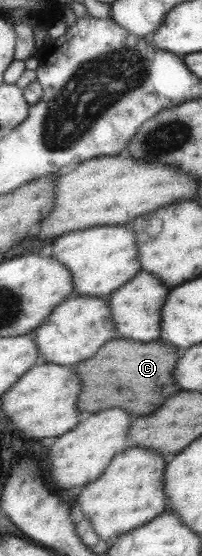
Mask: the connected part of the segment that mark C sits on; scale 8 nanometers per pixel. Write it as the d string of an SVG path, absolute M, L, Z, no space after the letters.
M122 337L109 340L100 347L95 356L75 365L82 382L82 392L78 395L78 409L83 415L116 407L124 408L136 416L154 412L158 406L164 404L168 396L180 390L172 380L178 356L179 349L176 346L172 348L172 344L164 342L140 344Z

